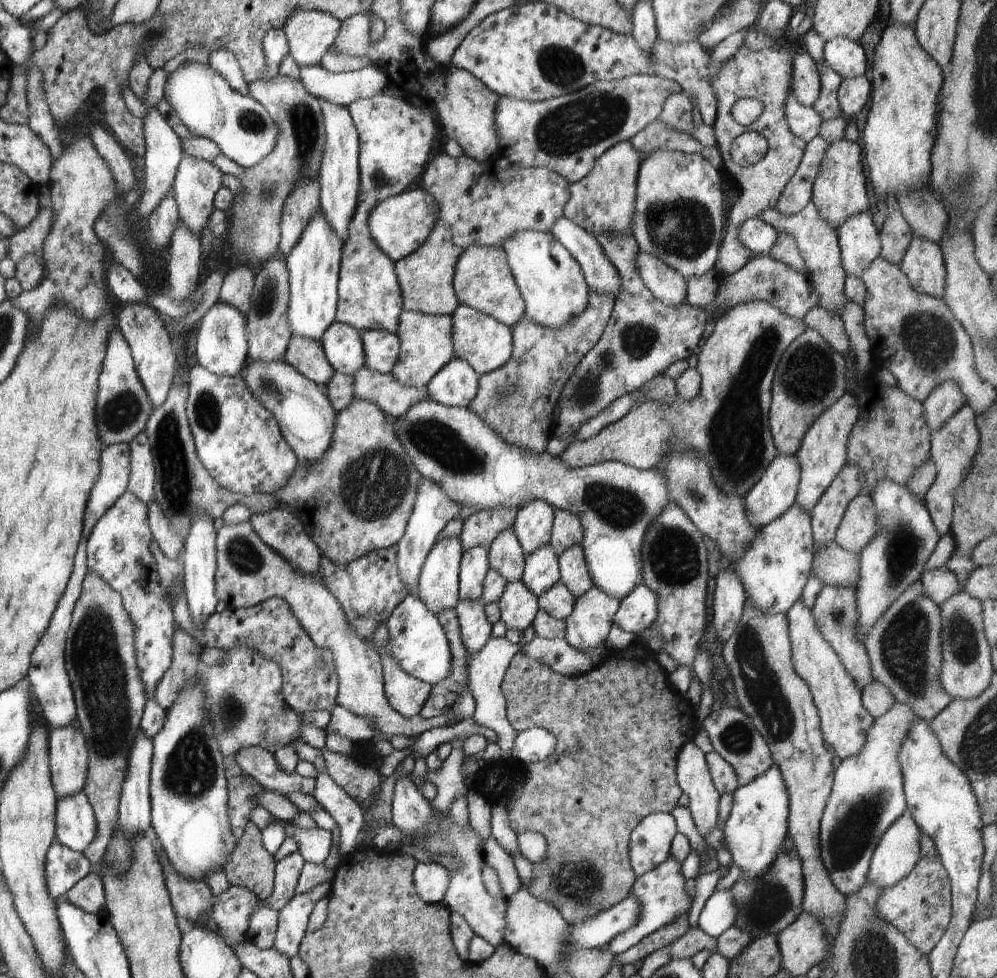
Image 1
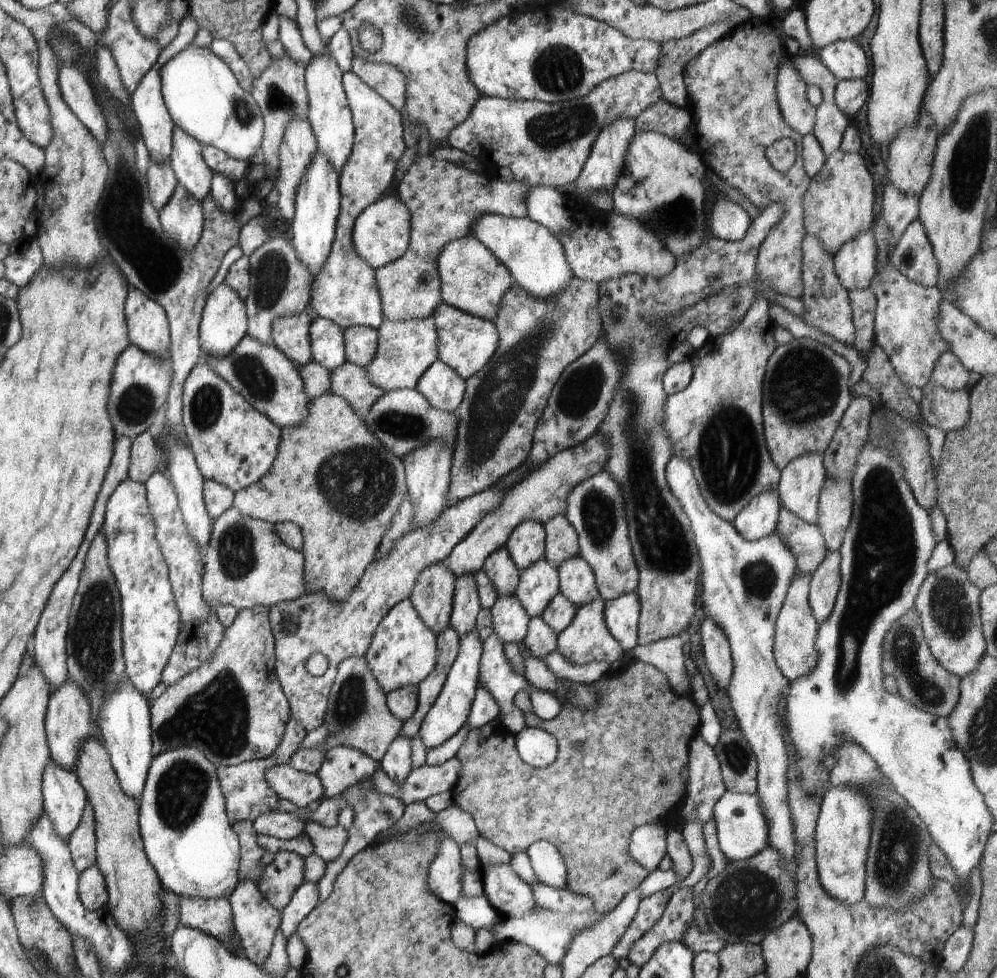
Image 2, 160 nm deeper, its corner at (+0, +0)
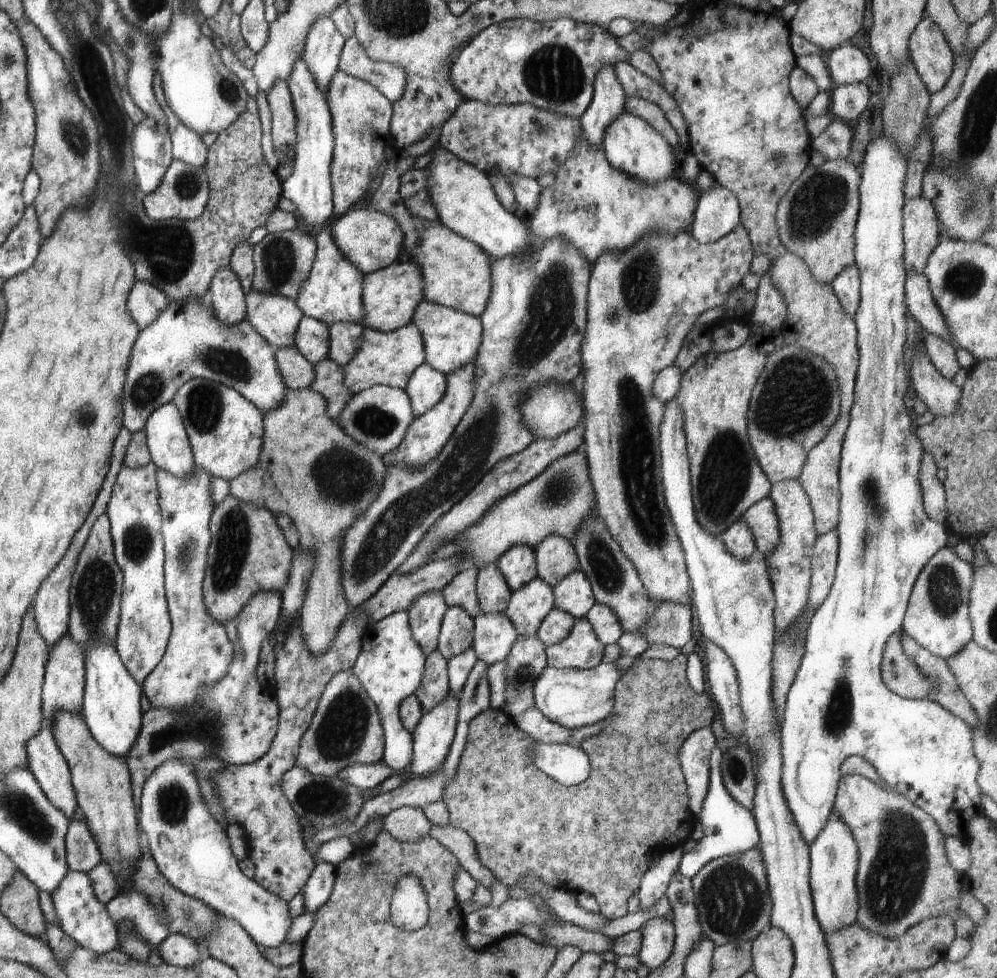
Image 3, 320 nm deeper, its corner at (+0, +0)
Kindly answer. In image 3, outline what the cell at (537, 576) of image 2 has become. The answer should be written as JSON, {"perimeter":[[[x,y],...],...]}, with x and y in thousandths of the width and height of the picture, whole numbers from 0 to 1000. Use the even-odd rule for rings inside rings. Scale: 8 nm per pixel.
{"perimeter":[[[538,590],[513,607],[507,629],[520,650],[538,649],[546,631],[556,622],[555,601]]]}

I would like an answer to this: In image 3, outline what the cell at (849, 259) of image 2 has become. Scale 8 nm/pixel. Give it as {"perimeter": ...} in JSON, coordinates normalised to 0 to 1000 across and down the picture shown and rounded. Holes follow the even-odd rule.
{"perimeter":[[[855,270],[841,279],[832,291],[847,319],[854,324],[857,323],[864,308],[863,283],[859,270]]]}

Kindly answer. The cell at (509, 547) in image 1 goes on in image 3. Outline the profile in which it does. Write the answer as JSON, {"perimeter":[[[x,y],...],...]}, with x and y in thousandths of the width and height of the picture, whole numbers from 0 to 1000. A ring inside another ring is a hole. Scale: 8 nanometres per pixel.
{"perimeter":[[[485,578],[478,587],[477,609],[480,626],[504,628],[509,623],[513,605],[498,578]]]}

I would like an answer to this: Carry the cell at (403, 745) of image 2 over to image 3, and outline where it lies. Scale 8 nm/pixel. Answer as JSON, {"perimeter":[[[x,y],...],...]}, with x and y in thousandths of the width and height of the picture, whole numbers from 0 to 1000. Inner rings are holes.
{"perimeter":[[[399,625],[376,636],[365,646],[361,669],[352,683],[369,714],[378,722],[386,753],[384,779],[395,788],[407,785],[414,774],[414,755],[401,736],[400,722],[407,713],[415,711],[421,701],[426,675],[426,669],[416,657],[410,643],[409,627]]]}

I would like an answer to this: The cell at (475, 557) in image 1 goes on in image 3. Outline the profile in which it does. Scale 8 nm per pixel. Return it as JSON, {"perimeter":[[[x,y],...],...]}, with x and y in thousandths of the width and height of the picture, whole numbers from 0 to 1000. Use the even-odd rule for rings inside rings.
{"perimeter":[[[451,621],[444,630],[438,652],[438,666],[449,676],[467,667],[473,658],[476,631],[464,622]]]}

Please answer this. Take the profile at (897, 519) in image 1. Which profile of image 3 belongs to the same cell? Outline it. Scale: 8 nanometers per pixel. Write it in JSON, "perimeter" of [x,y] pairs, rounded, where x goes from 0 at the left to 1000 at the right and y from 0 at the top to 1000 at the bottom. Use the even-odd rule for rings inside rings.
{"perimeter":[[[888,131],[884,136],[875,141],[868,152],[866,167],[862,169],[864,183],[861,189],[862,196],[862,218],[857,236],[857,262],[862,283],[863,283],[863,303],[864,308],[856,324],[860,337],[860,353],[862,360],[862,371],[859,377],[857,411],[854,415],[852,423],[852,433],[845,451],[844,469],[842,472],[842,535],[839,544],[842,550],[841,573],[838,583],[838,592],[834,599],[832,605],[828,613],[822,622],[817,624],[814,634],[811,636],[807,648],[807,668],[804,672],[800,687],[793,699],[789,710],[787,727],[784,738],[784,768],[785,768],[785,785],[783,787],[783,805],[784,812],[788,822],[790,823],[796,843],[800,846],[804,859],[812,865],[817,857],[824,851],[828,845],[830,835],[836,830],[836,824],[840,813],[840,800],[844,794],[843,781],[847,779],[851,773],[866,773],[877,785],[879,785],[882,796],[889,800],[893,806],[900,808],[903,812],[911,815],[921,826],[928,828],[943,846],[948,857],[953,854],[961,855],[965,861],[971,863],[972,856],[972,838],[979,831],[984,830],[983,811],[984,806],[981,804],[980,793],[983,787],[982,777],[979,775],[976,766],[976,744],[943,722],[935,715],[908,715],[894,707],[884,692],[884,679],[888,667],[889,655],[895,649],[901,649],[905,645],[905,637],[909,626],[909,621],[915,605],[917,596],[923,587],[926,579],[943,562],[950,558],[950,544],[948,537],[937,534],[932,527],[929,526],[926,516],[926,505],[922,492],[922,483],[926,464],[928,463],[924,450],[915,442],[913,425],[909,422],[907,414],[907,405],[914,401],[915,395],[912,393],[912,380],[910,379],[910,370],[908,369],[908,354],[910,351],[910,326],[914,323],[908,312],[908,274],[906,269],[906,260],[908,249],[906,246],[906,211],[908,208],[908,182],[910,179],[910,162],[902,152],[897,142],[894,142]]]}

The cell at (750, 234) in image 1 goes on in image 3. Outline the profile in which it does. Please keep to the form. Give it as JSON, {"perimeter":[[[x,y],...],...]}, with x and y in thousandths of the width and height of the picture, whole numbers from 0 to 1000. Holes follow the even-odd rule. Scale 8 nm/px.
{"perimeter":[[[721,188],[702,200],[691,235],[702,249],[710,249],[729,240],[742,228],[742,218],[737,198]]]}

